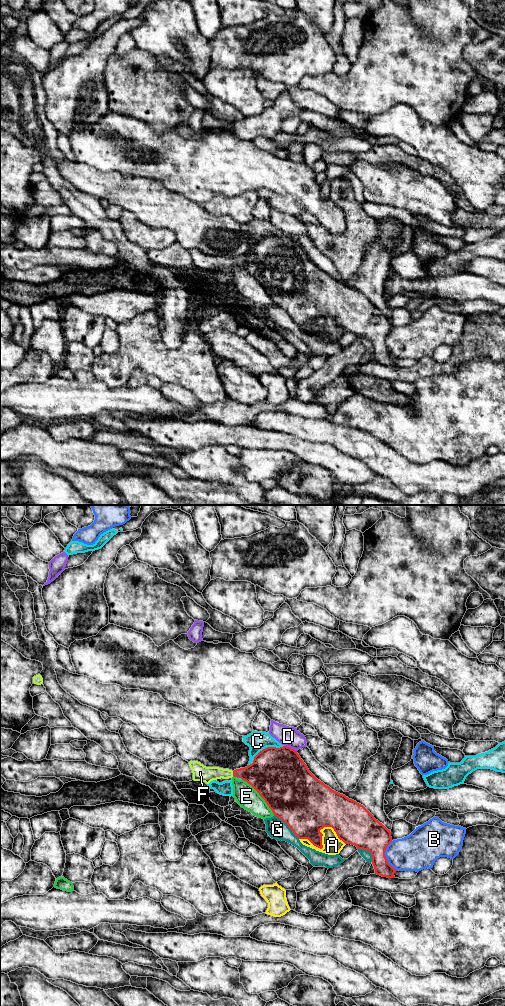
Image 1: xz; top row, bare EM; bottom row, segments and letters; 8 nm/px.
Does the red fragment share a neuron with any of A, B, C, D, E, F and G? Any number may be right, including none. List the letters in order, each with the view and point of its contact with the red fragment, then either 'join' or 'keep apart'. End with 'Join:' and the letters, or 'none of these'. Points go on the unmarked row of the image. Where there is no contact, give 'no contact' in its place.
A: xz (322, 323) | keep apart
B: xz (385, 344) | keep apart
C: xz (265, 236) | keep apart
D: xz (290, 236) | keep apart
E: xz (260, 283) | keep apart
F: xz (233, 261) | join
G: xz (288, 314) | keep apart
Join: F

